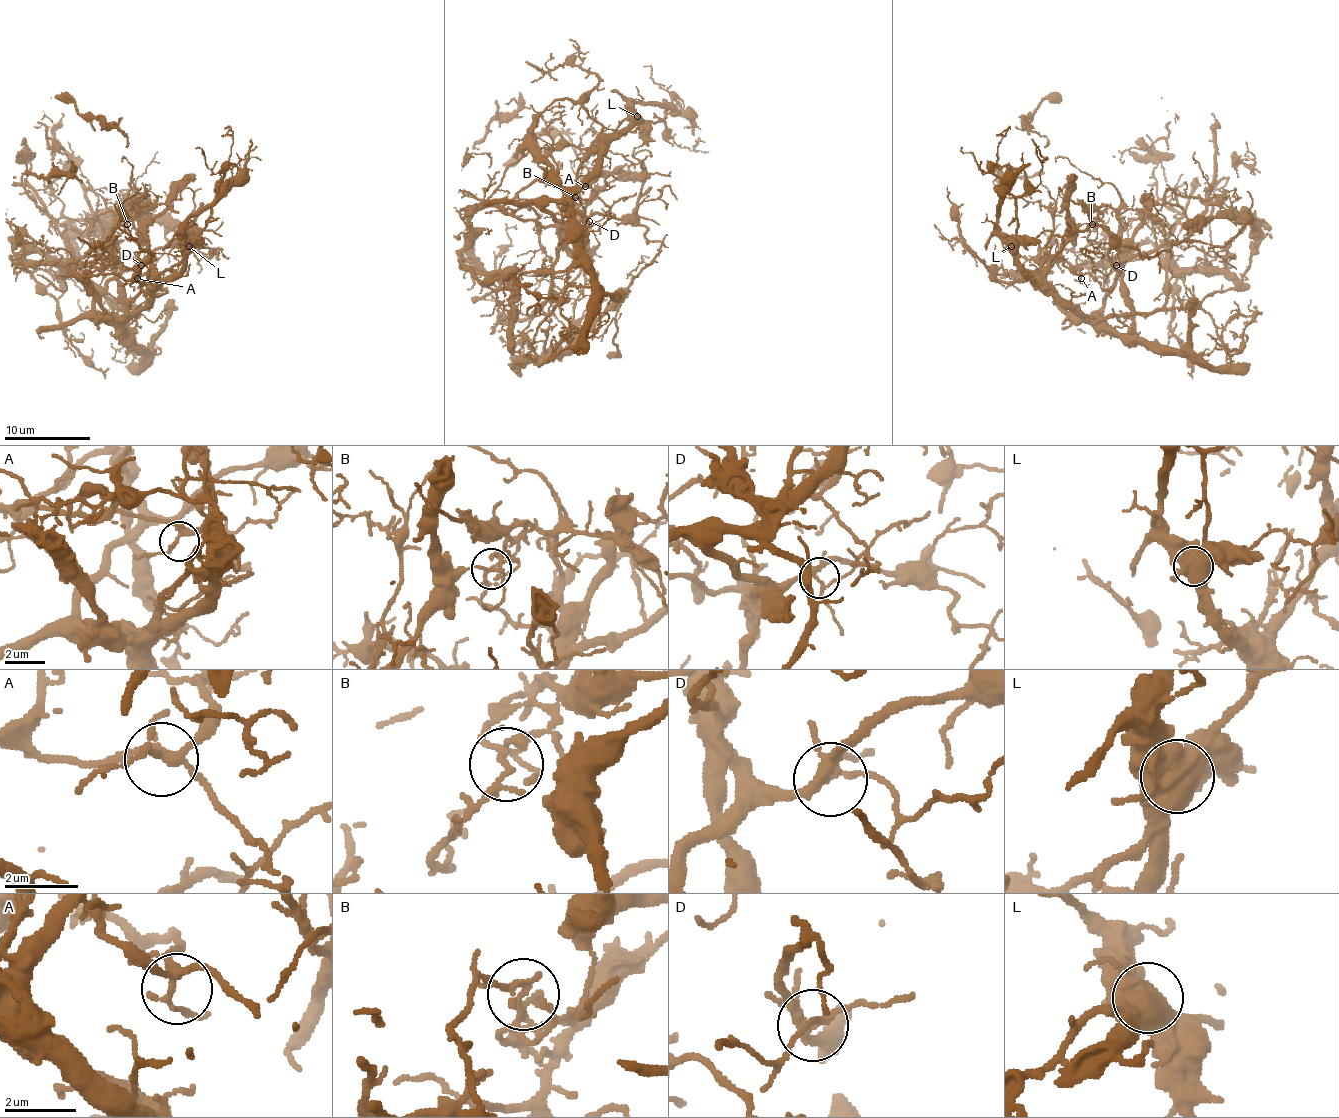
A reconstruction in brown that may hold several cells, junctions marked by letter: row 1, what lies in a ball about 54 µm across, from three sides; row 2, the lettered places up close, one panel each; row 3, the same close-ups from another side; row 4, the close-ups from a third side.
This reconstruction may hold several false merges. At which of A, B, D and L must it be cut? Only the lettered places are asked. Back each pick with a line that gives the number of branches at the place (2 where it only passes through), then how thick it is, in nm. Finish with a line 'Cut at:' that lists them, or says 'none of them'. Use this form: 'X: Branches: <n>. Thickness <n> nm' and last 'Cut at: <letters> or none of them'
B: Branches: 6. Thickness 140 nm
L: Branches: 4. Thickness 550 nm
Cut at: B, L

